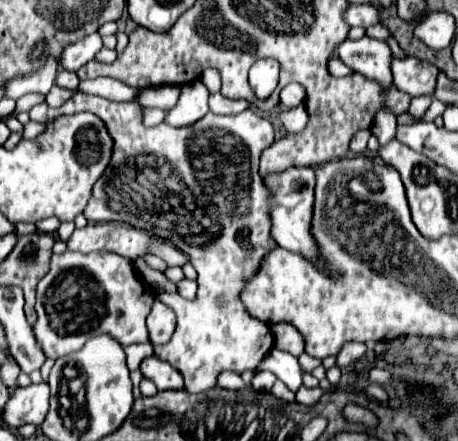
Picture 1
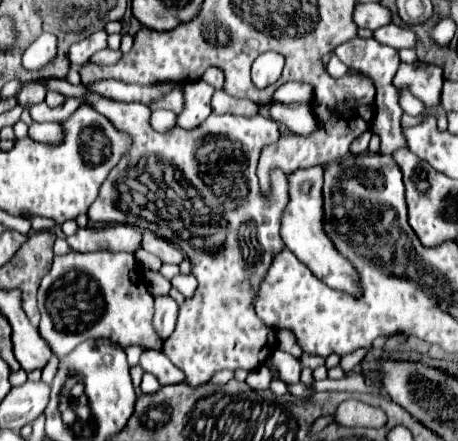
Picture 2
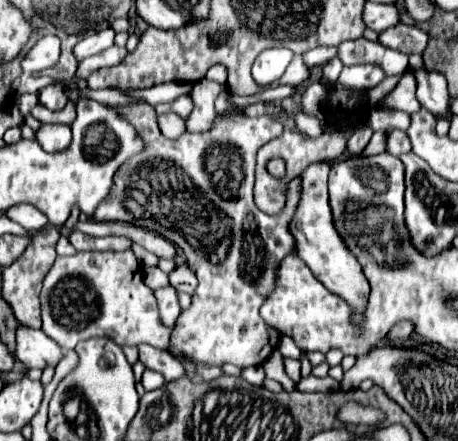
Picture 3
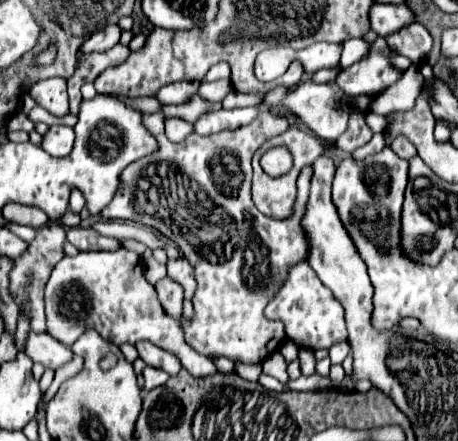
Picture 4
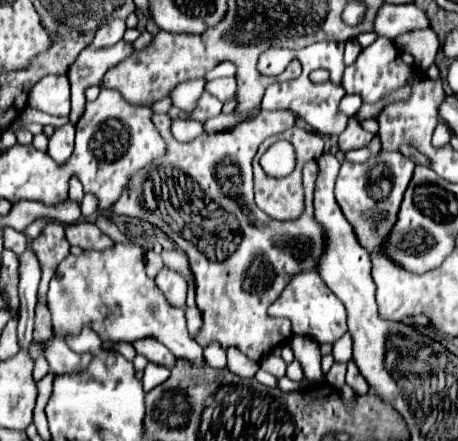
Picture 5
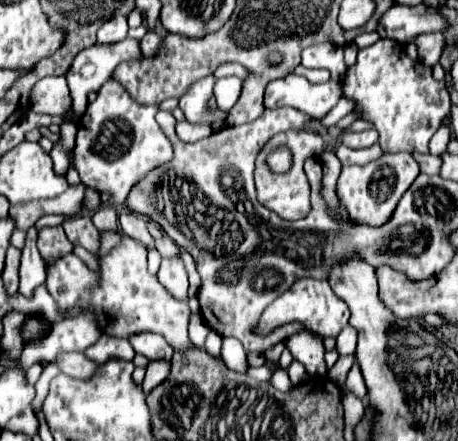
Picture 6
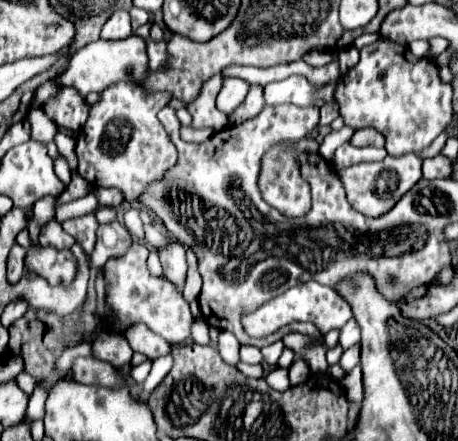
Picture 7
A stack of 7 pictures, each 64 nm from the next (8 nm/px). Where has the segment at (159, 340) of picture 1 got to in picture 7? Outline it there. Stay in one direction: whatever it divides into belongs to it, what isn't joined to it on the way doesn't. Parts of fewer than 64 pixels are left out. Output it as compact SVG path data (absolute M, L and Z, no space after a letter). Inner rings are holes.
M170 238L170 246L160 252L160 262L162 262L162 276L172 282L180 292L186 284L186 256L184 256L184 246L178 244L176 240Z

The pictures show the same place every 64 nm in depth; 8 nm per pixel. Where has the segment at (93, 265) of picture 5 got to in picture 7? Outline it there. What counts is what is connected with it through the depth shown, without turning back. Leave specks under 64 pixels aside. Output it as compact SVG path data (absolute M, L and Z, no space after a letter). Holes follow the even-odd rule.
M132 240L126 254L110 258L104 264L104 278L106 278L106 306L112 312L106 316L110 328L118 334L128 328L128 324L146 324L152 332L166 338L172 346L182 344L190 336L192 326L192 312L184 296L166 280L152 276L146 268L148 248L136 240ZM32 248L28 252L30 268L48 280L50 286L70 286L78 276L78 262L70 250L54 248Z

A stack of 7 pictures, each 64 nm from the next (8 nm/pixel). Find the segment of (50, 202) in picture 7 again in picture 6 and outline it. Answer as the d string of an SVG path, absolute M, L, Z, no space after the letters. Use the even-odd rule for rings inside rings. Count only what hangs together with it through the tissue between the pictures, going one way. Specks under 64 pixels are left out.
M30 228L26 236L26 246L22 250L22 260L20 260L20 288L18 290L26 298L32 298L34 290L46 280L46 268L36 248L36 238L38 238L36 228Z

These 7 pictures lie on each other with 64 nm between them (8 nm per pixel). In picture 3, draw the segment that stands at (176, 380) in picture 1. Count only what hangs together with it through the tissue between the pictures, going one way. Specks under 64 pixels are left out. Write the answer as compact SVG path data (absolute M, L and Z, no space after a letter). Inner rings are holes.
M140 344L140 362L154 372L160 372L164 376L164 382L172 382L184 376L184 368L182 364L168 352L168 350L160 350L148 344Z

